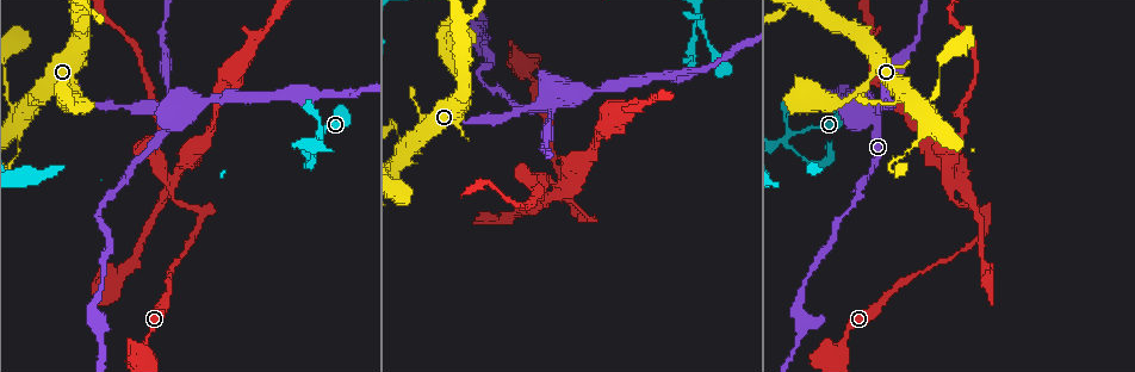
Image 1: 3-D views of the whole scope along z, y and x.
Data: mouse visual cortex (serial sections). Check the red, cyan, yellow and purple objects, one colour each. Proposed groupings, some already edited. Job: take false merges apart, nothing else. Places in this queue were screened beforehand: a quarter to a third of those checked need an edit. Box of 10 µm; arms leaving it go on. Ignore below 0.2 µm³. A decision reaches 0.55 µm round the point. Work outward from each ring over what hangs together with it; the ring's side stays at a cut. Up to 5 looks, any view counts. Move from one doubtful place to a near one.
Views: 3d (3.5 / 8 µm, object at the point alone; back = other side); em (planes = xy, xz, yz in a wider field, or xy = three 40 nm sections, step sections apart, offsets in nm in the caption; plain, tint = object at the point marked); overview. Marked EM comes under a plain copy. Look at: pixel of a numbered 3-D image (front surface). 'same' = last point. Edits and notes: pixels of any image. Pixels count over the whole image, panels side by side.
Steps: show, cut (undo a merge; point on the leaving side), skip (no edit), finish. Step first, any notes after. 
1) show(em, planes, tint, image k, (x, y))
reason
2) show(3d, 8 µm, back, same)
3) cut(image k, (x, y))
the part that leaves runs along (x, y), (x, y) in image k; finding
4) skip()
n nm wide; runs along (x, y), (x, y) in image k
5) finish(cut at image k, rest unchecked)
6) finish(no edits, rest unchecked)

show(3d, 3.5 µm, image 1, (866, 114))
calibre changes

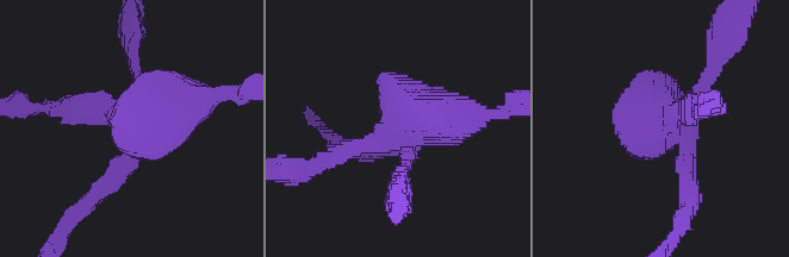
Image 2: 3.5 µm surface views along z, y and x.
show(em, xy, step 2, tint, image 2, (668, 129))
need the tissue

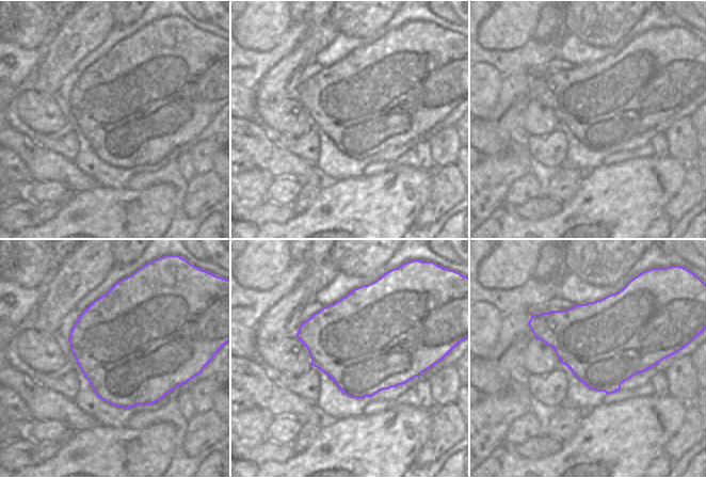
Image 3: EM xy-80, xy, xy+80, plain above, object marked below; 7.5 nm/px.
cut(image 2, (646, 127))
the part that leaves runs along (679, 133), (648, 93) in image 2; a second cell is stuck on

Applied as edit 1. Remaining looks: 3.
show(3d, 3.5 µm, image 1, (702, 18))
abrupt turn

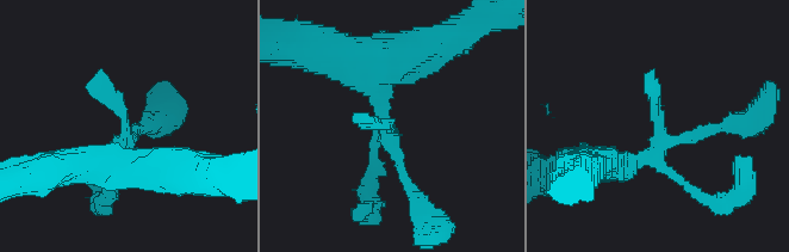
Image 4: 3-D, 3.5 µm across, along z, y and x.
show(em, planes, tint, image 4, (120, 143))
need the tissue

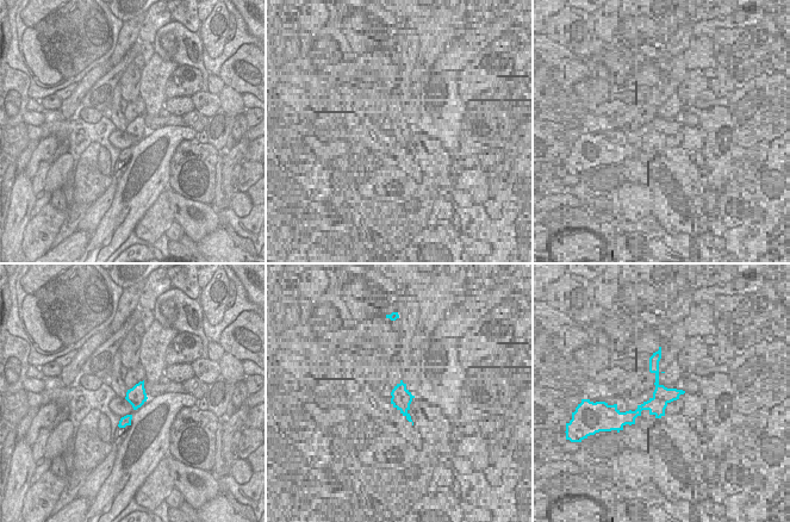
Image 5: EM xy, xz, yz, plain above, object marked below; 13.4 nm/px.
skip()
runs along (150, 127), (122, 141), (106, 196) in image 4; all the same cell

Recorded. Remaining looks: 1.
finish(cut at image 2, rest unchecked)

